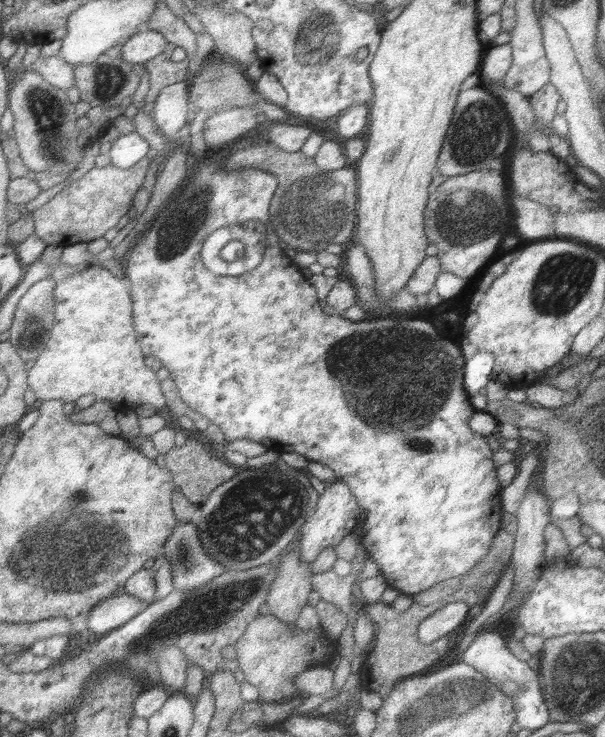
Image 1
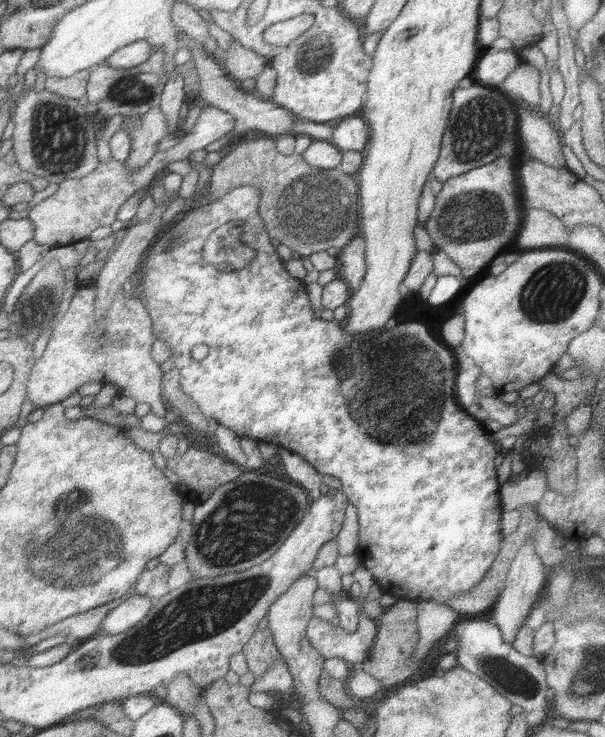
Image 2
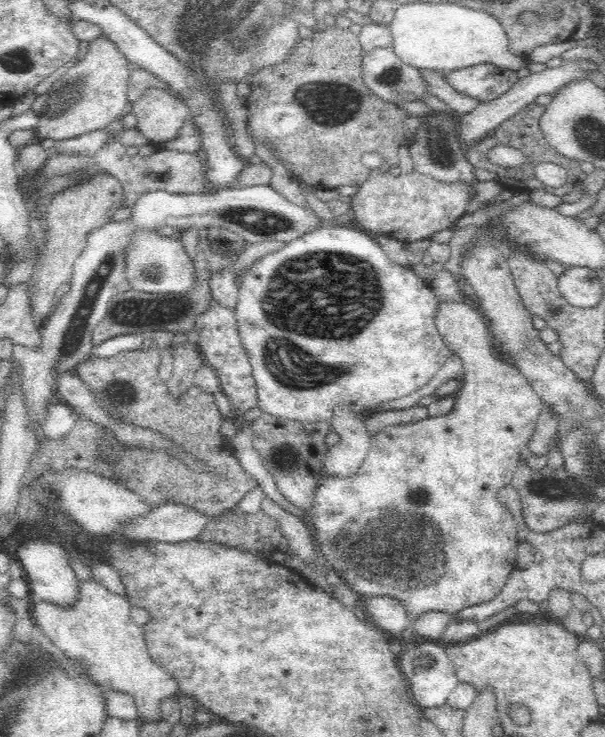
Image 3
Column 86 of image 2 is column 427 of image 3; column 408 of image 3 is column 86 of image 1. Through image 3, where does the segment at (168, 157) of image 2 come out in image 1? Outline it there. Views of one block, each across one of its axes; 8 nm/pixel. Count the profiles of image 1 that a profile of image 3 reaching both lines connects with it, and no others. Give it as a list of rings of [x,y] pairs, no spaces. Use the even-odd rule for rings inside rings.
[[[143,158],[127,170],[119,170],[115,166],[91,168],[85,176],[71,182],[59,194],[55,194],[47,204],[33,212],[35,220],[35,236],[43,240],[47,246],[71,246],[77,242],[91,242],[95,238],[103,238],[103,234],[117,224],[121,216],[131,208],[131,198],[135,192],[143,190],[145,174],[149,170],[151,160]]]

